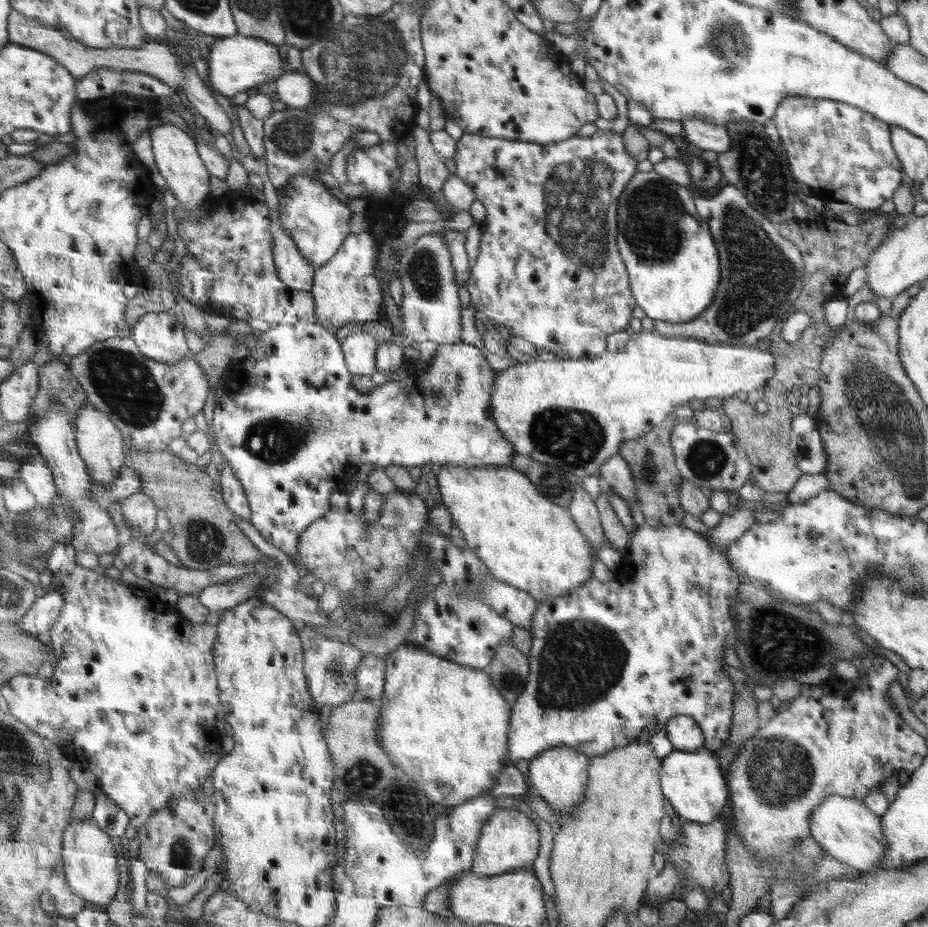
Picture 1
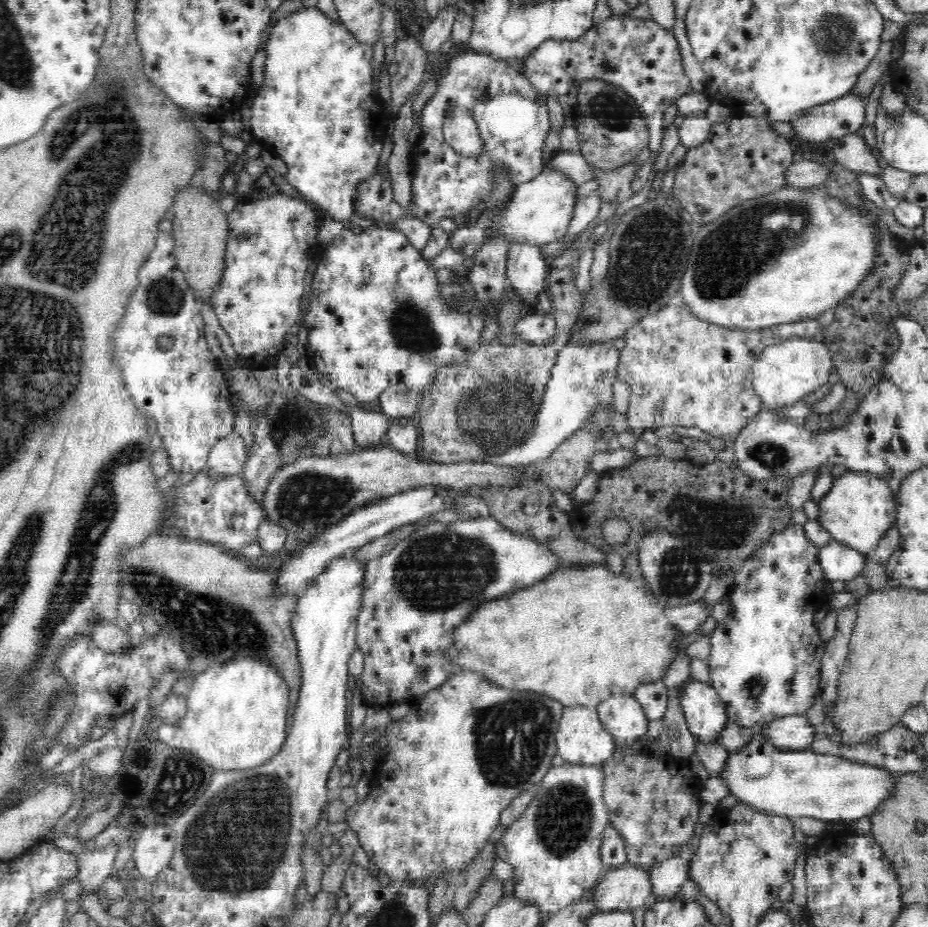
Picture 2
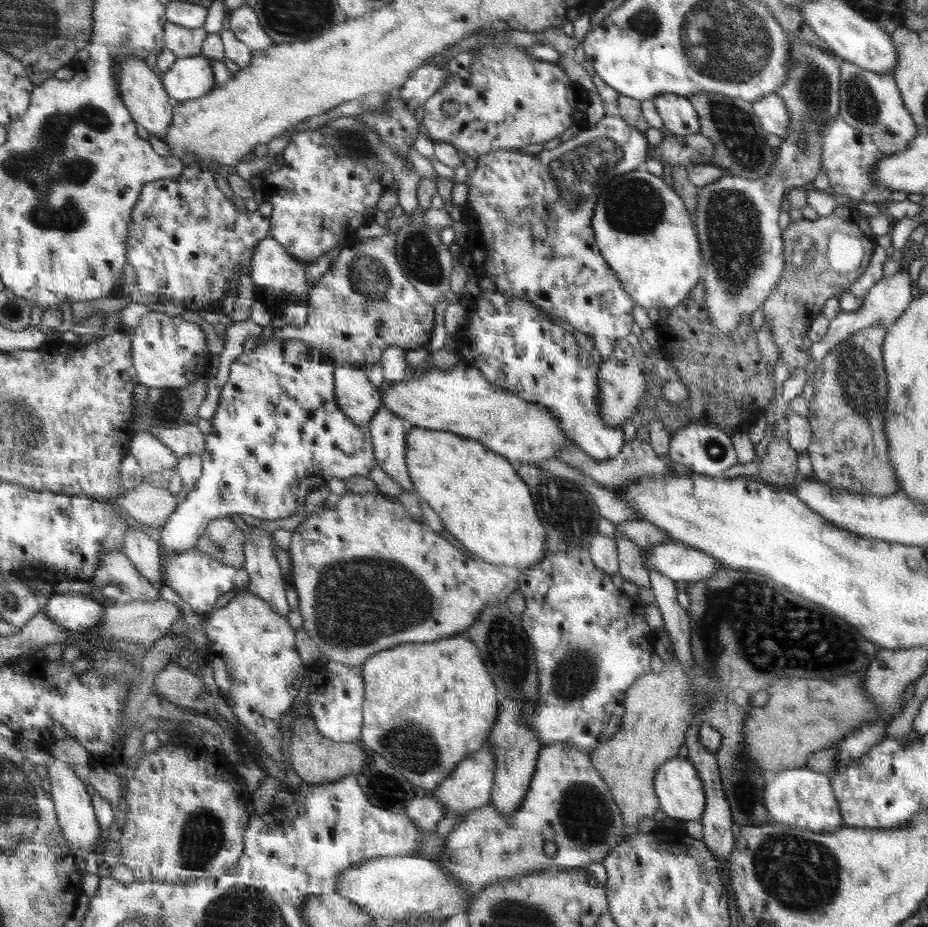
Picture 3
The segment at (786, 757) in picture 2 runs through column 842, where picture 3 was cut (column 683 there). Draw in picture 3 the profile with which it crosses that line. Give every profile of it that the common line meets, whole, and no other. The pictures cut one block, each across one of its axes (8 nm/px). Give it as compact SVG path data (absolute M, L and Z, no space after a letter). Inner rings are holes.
M680 756L667 761L655 775L655 794L668 815L668 822L703 817L707 794L698 768Z

